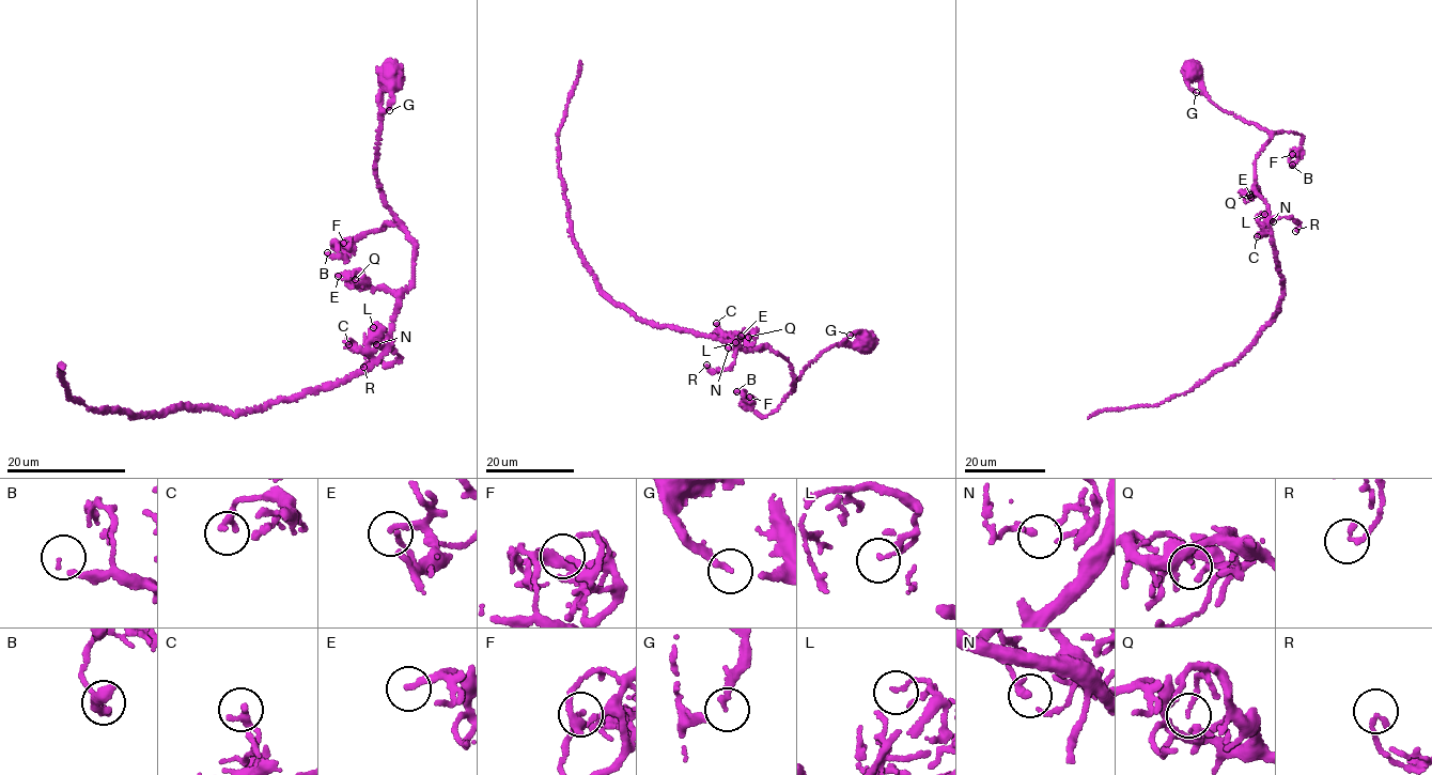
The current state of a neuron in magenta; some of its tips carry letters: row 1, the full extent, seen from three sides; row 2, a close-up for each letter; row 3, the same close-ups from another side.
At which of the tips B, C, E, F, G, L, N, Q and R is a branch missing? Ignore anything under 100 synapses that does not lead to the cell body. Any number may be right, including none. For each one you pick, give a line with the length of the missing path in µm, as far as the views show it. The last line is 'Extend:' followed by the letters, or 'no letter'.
Extend: no letter

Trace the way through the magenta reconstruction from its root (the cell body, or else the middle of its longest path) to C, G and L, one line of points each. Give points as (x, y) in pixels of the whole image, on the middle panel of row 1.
C: (864, 340), (822, 353), (793, 388), (790, 365), (780, 354), (764, 345), (743, 350), (717, 331), (716, 323)
G: (864, 340), (857, 330), (850, 335)
L: (864, 340), (822, 353), (793, 388), (780, 354), (759, 345), (746, 351), (725, 334), (742, 337), (735, 342)

